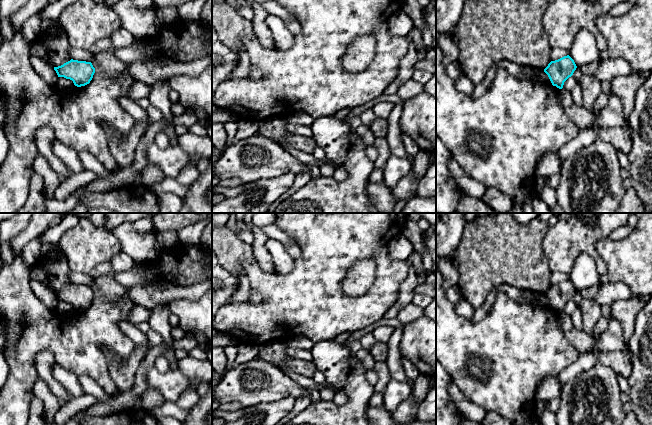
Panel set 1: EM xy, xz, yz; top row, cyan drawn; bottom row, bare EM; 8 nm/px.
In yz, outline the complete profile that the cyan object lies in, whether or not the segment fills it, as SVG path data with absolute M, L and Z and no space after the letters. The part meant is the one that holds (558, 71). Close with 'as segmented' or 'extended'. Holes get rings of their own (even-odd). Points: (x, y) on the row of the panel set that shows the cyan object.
M567 55L551 61L544 69L544 72L548 75L553 86L562 89L564 82L573 75L576 68L574 60Z; as segmented

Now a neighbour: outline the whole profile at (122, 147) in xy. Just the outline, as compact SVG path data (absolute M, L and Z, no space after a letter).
M150 104L146 109L148 121L136 122L128 135L119 135L110 125L103 124L108 133L109 150L118 169L131 167L136 156L136 148L151 123L163 119L160 109Z

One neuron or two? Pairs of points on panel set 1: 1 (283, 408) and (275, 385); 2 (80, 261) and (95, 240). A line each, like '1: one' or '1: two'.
1: two
2: one

